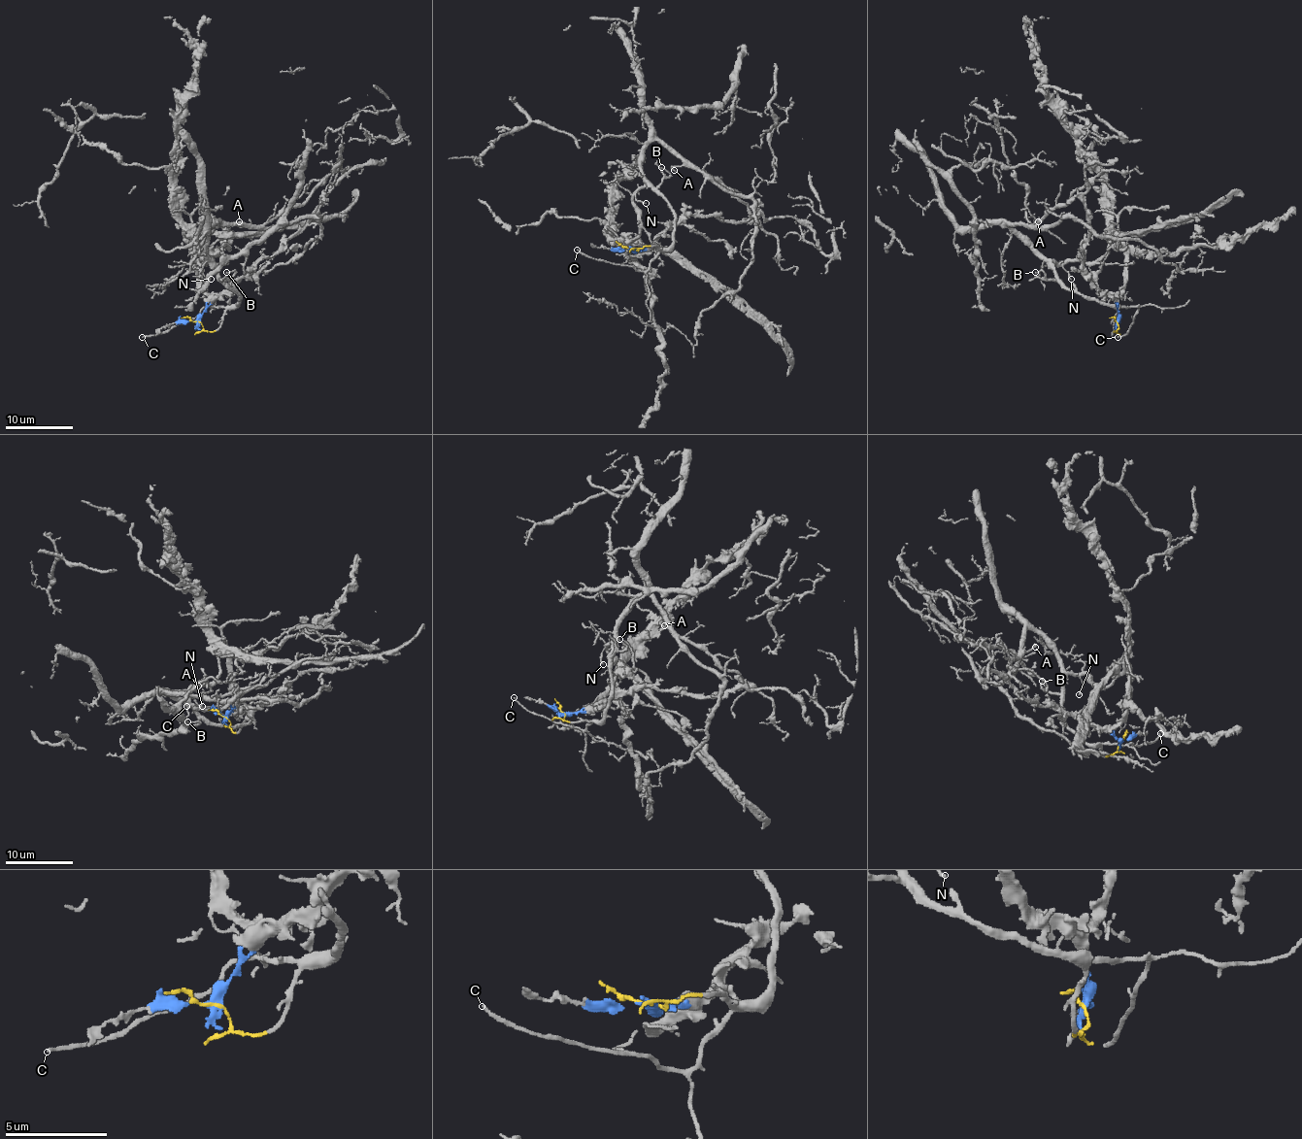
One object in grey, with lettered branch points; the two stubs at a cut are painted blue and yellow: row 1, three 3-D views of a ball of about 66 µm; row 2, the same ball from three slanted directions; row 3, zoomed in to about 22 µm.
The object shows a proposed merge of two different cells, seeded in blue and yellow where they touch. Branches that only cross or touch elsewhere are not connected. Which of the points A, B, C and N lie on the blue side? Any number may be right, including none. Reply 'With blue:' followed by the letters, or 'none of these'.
With blue: none of these

